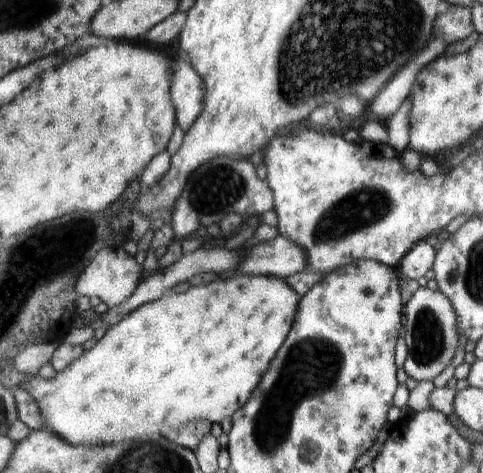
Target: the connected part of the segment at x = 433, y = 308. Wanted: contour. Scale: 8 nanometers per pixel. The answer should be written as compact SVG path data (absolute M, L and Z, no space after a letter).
M419 286L405 304L402 336L408 347L408 356L403 365L406 374L417 381L434 380L451 363L458 346L458 316L452 308L452 302L440 291Z

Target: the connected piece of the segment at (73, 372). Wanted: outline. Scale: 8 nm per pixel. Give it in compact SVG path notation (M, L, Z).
M240 272L231 273L228 276L232 276L232 278L216 280L216 282L202 284L202 286L198 286L198 283L193 286L185 285L184 288L178 288L171 293L164 294L152 303L139 306L128 316L122 318L120 322L108 327L104 337L97 340L93 348L85 351L80 358L76 358L62 372L56 372L53 379L45 379L37 375L28 378L27 383L20 384L19 387L24 388L38 402L38 408L42 412L46 428L52 429L56 436L59 436L62 440L67 440L68 444L76 445L76 448L78 448L78 446L123 443L127 440L142 437L147 433L159 433L163 426L176 428L176 426L182 426L187 422L194 422L194 420L208 420L210 423L219 423L226 416L232 416L234 412L240 410L248 402L248 398L252 396L252 392L258 386L262 374L268 370L270 360L278 352L278 348L284 342L286 334L290 332L294 324L299 296L284 282L284 279L273 276L250 276Z

